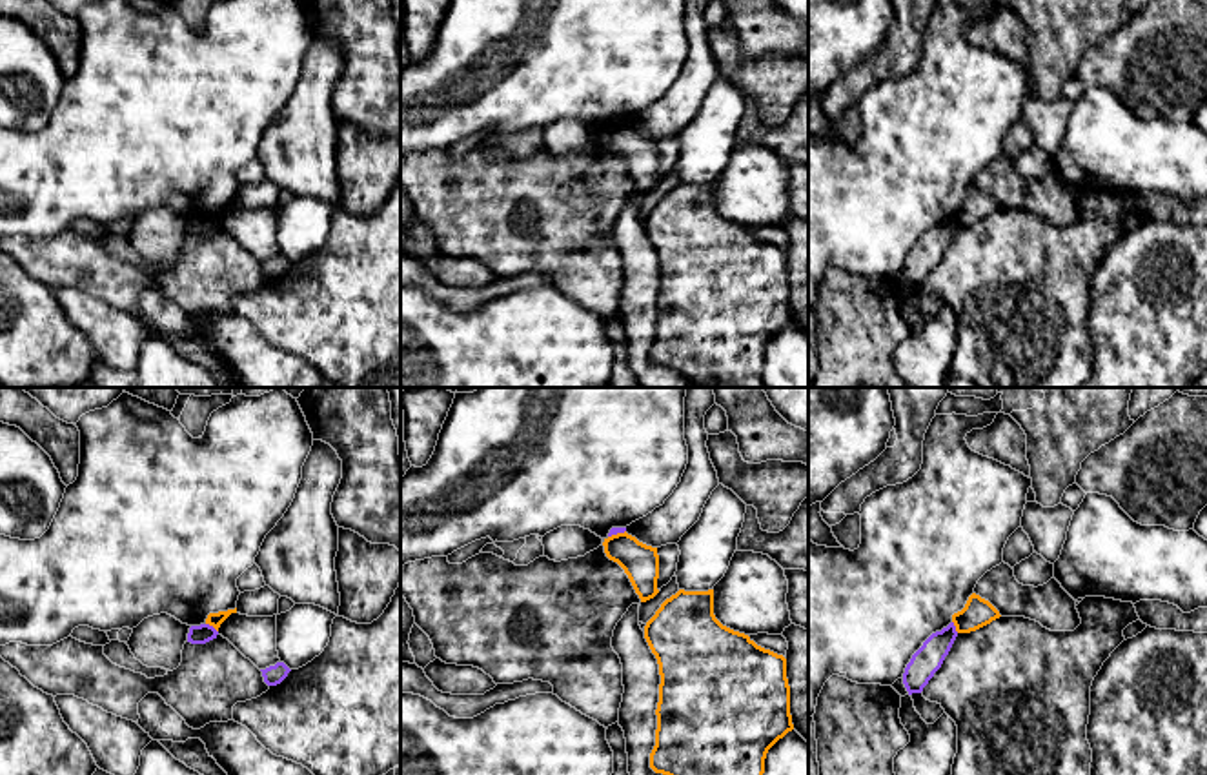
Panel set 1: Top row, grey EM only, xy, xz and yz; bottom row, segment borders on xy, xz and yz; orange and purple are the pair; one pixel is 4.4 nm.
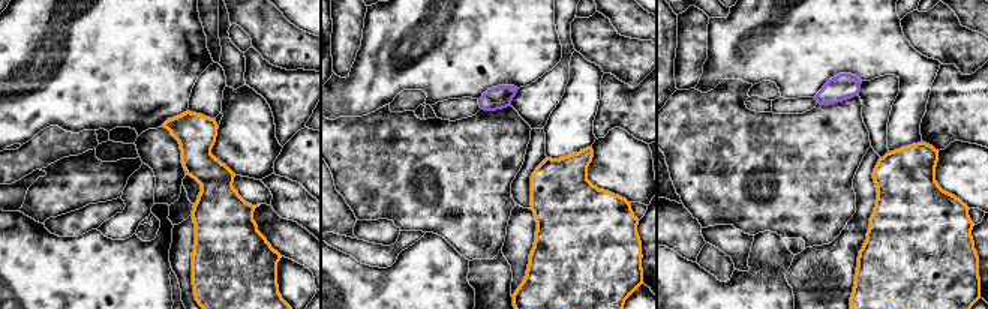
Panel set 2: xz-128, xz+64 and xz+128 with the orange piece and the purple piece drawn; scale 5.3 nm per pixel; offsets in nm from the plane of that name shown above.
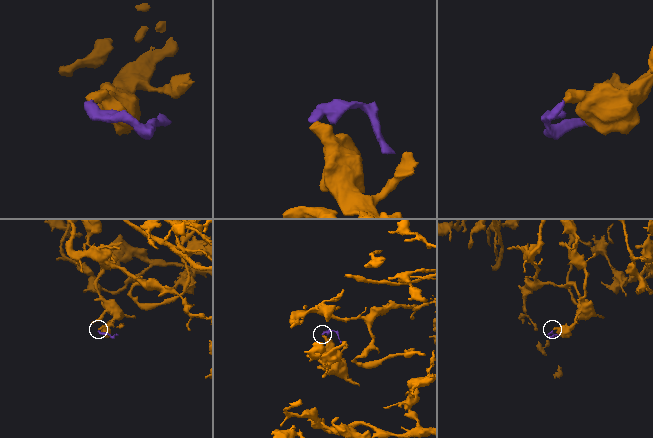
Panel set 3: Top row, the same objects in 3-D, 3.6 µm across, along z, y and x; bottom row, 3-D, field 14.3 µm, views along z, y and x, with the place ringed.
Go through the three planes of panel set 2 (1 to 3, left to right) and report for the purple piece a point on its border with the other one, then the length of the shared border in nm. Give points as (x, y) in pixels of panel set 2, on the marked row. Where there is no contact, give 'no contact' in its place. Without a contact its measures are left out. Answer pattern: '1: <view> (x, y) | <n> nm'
1: no contact
2: no contact
3: no contact

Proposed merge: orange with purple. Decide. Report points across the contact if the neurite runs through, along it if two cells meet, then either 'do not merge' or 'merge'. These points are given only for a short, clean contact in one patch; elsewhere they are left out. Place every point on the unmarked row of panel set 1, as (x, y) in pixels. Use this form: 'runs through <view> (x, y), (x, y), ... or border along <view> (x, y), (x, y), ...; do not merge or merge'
runs through xy (213, 211), (212, 217), (202, 226); merge

